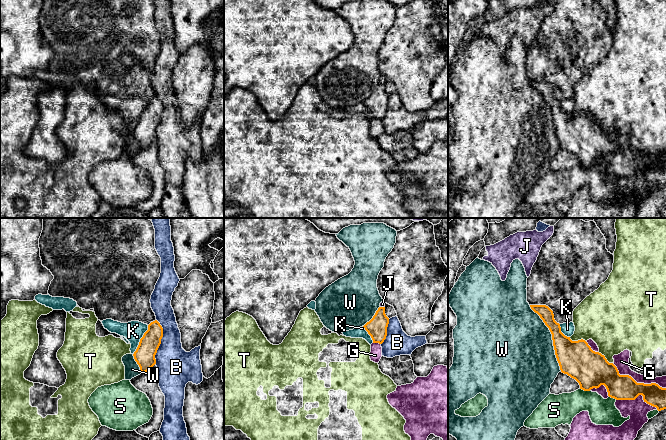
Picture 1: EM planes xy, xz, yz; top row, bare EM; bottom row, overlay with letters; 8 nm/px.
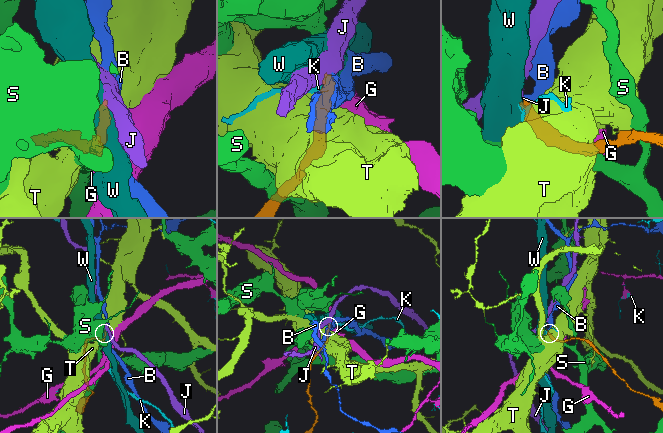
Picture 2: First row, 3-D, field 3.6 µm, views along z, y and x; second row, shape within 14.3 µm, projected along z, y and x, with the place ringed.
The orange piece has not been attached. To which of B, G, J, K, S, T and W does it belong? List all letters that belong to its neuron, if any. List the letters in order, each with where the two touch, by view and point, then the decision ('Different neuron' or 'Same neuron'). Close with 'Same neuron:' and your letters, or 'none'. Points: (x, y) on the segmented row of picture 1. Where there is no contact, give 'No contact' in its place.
B: Touches orange at xy (160, 341). Different neuron
G: Touches orange at yz (636, 382). Different neuron
J: Touches orange at xz (382, 307). Same neuron
K: Touches orange at xy (140, 340). Different neuron
S: Touches orange at yz (585, 390). Different neuron
T: Touches orange at yz (578, 340). Different neuron
W: Touches orange at yz (552, 338). Different neuron
Same neuron: J

